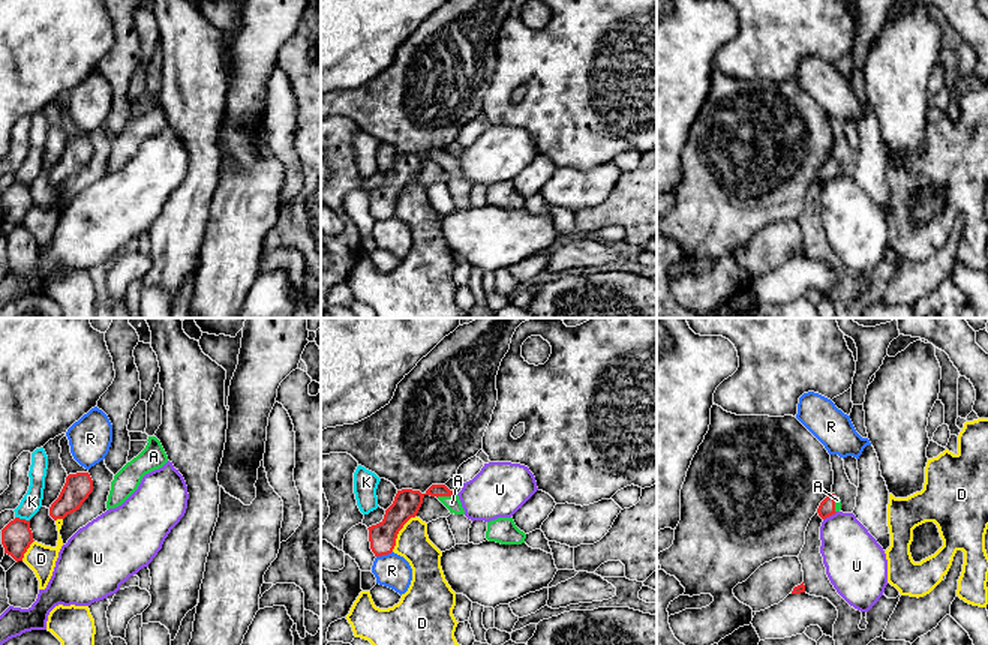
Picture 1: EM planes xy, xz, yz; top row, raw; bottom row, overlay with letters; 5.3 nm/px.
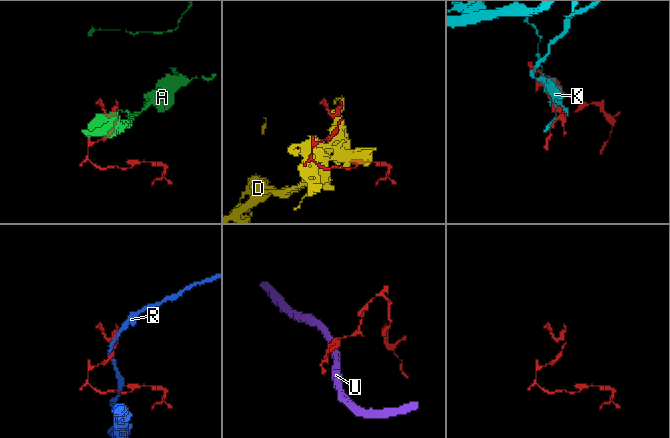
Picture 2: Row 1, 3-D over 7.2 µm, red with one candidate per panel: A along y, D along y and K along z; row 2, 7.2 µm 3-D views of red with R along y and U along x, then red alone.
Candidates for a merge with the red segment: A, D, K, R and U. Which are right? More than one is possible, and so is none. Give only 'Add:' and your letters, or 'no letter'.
Add: A

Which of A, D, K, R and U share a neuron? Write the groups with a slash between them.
A / D / K / R / U

